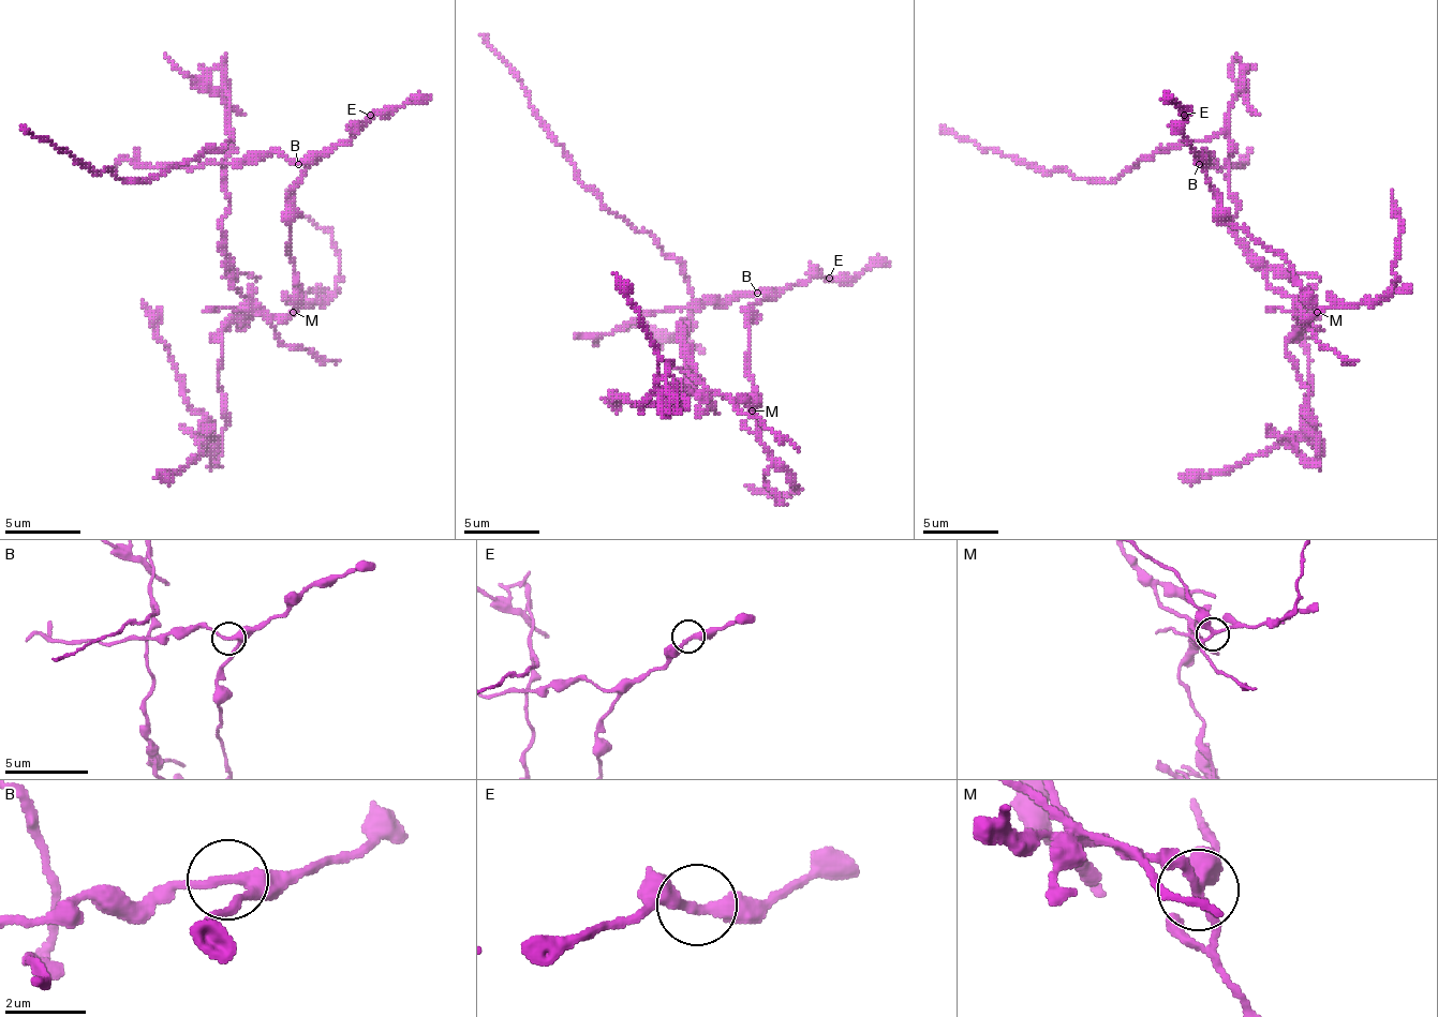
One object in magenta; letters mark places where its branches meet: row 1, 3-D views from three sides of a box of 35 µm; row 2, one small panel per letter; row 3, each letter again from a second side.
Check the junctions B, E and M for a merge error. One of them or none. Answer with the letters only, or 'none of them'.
M

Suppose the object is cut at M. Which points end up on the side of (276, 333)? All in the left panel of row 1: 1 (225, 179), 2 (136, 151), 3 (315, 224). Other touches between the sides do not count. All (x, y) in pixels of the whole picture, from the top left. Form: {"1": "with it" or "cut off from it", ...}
{"1": "with it", "2": "cut off from it", "3": "with it"}

